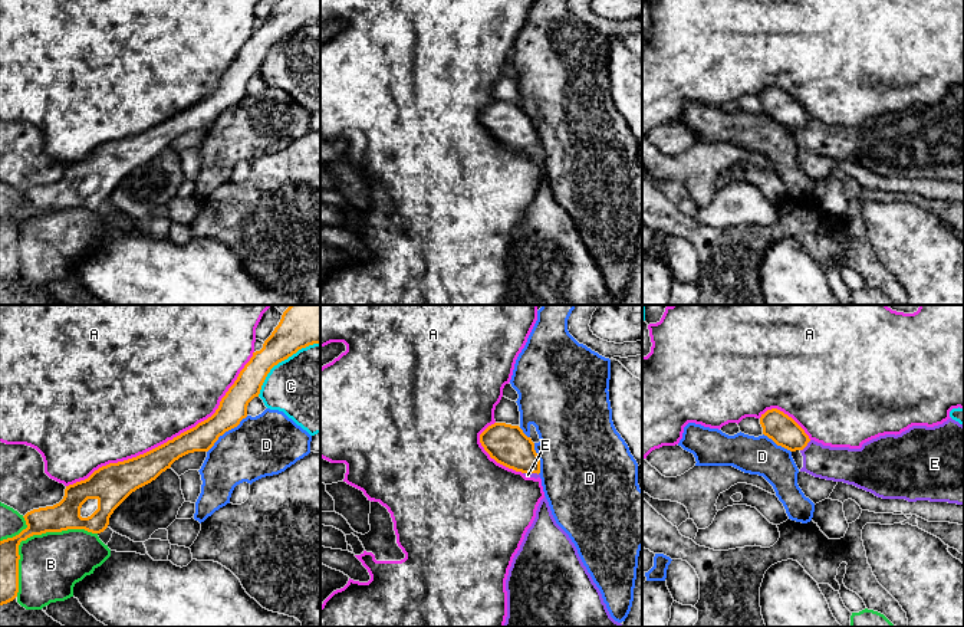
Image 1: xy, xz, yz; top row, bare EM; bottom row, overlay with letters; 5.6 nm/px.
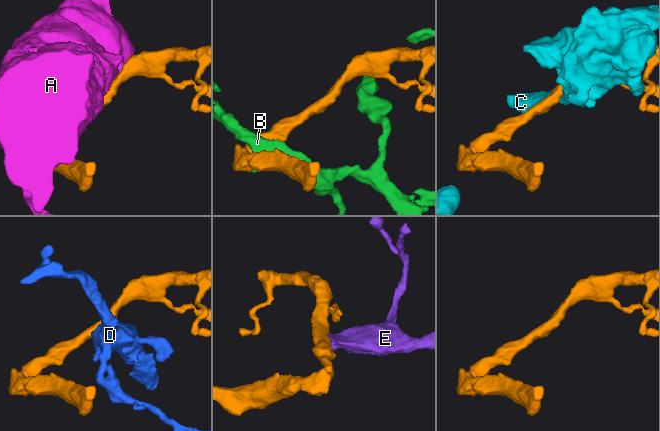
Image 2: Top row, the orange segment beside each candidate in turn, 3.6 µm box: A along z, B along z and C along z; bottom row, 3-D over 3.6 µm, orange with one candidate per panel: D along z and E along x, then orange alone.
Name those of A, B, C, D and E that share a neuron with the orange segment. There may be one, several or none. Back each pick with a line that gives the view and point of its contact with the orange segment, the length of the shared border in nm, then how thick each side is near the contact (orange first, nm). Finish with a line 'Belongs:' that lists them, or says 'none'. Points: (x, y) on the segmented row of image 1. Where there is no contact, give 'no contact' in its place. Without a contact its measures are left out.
Belongs: none

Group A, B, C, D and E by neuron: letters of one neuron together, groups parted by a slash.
A / B / C / D / E

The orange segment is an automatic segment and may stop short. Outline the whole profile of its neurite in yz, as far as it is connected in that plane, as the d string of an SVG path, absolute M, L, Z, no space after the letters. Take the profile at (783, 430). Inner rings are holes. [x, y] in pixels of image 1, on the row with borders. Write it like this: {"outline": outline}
{"outline": "M777 408L761 414L760 424L764 436L790 452L803 450L810 441L809 436L794 420Z"}

